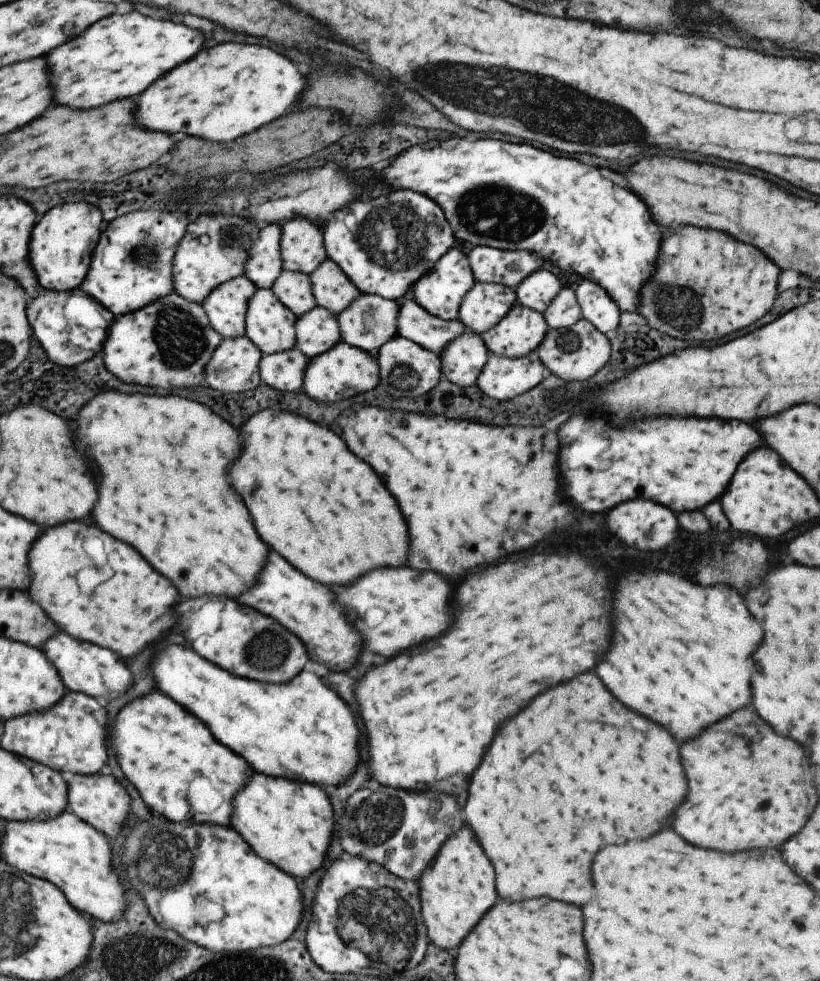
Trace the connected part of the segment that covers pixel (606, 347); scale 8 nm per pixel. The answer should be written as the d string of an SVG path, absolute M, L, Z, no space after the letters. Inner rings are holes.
M582 319L567 329L550 329L536 352L548 373L555 374L564 380L588 380L600 370L610 358L611 344L609 339L591 322Z

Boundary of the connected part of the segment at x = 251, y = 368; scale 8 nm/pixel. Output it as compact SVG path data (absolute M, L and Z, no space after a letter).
M246 335L233 339L222 339L205 368L205 380L222 392L248 392L261 384L259 364L263 354Z

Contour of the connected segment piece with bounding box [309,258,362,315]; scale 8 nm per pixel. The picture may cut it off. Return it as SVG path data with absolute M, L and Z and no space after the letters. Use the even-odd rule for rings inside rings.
M330 258L317 266L309 277L318 306L328 309L333 315L340 314L362 293Z

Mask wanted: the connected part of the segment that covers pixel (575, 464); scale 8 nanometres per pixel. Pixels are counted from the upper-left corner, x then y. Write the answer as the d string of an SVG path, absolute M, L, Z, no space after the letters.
M586 412L574 414L560 428L560 470L562 492L572 500L576 508L584 512L606 512L620 502L634 498L646 498L667 506L677 515L686 511L698 511L720 498L732 479L736 466L750 452L762 446L760 432L744 422L724 420L698 420L698 418L646 418L634 424L612 428L608 420L590 416Z

